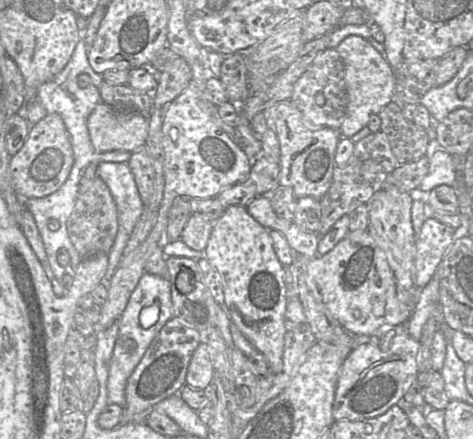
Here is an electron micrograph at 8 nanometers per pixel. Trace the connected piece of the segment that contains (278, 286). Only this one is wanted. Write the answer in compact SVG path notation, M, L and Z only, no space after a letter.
M230 205L216 221L204 249L206 259L219 274L223 292L223 307L231 321L241 333L253 344L256 350L264 355L269 373L276 373L282 367L284 348L284 316L287 306L285 287L285 267L281 264L274 251L269 230L258 223L247 211L245 206Z

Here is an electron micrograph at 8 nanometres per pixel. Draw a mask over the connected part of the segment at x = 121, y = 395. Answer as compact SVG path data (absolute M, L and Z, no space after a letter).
M145 272L118 319L118 336L109 362L107 379L108 404L125 406L125 387L128 378L141 361L152 340L173 317L170 282L160 276Z

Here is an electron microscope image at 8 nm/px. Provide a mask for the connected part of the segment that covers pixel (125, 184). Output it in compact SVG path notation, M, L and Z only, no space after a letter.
M100 162L97 176L108 186L117 207L118 230L113 246L107 253L109 261L106 274L100 282L109 288L112 271L117 261L121 260L130 234L143 212L143 203L128 163Z

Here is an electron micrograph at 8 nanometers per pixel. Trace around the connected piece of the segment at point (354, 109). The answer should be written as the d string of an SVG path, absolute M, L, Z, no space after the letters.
M349 35L335 48L339 53L345 70L348 103L344 120L339 129L344 138L350 138L362 128L367 127L372 115L392 101L395 88L395 71L366 39L359 35Z

